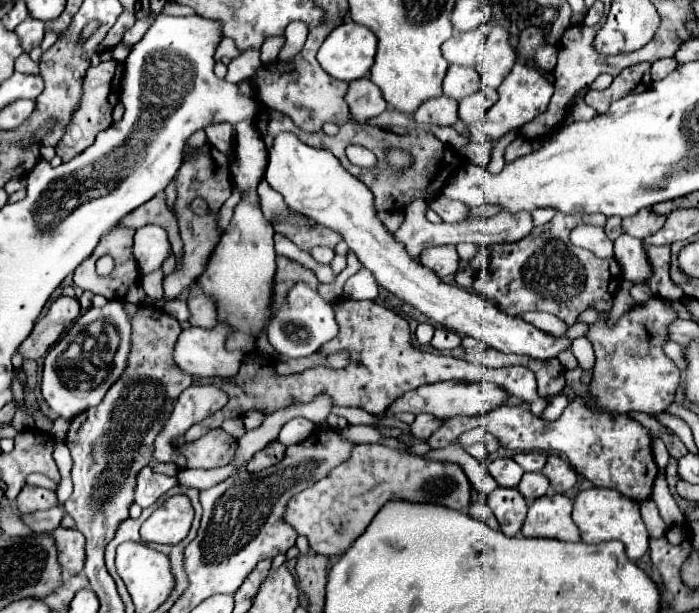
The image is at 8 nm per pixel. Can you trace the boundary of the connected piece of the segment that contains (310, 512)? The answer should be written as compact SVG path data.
M381 443L355 445L345 463L289 501L285 521L293 525L299 535L309 539L315 553L325 553L331 559L343 555L349 545L367 529L377 511L391 499L433 503L463 511L471 501L471 483L455 463L423 459L411 451L391 449Z

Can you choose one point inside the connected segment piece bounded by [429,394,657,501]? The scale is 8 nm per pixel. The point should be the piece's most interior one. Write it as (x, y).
(614, 451)

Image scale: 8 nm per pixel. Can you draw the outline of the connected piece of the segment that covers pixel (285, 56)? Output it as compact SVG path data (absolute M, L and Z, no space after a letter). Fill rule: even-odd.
M295 21L295 23L291 23L287 29L285 29L285 45L281 47L281 51L279 51L279 61L285 61L285 63L289 63L289 61L293 61L293 57L303 49L303 45L305 45L305 39L307 39L307 25L305 23L299 23L299 21Z

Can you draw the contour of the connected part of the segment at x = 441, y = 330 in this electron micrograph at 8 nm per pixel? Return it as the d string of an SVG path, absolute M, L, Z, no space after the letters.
M435 327L435 337L431 341L431 345L435 349L455 349L461 345L461 337L459 333L451 331L451 329L445 329L445 327Z

